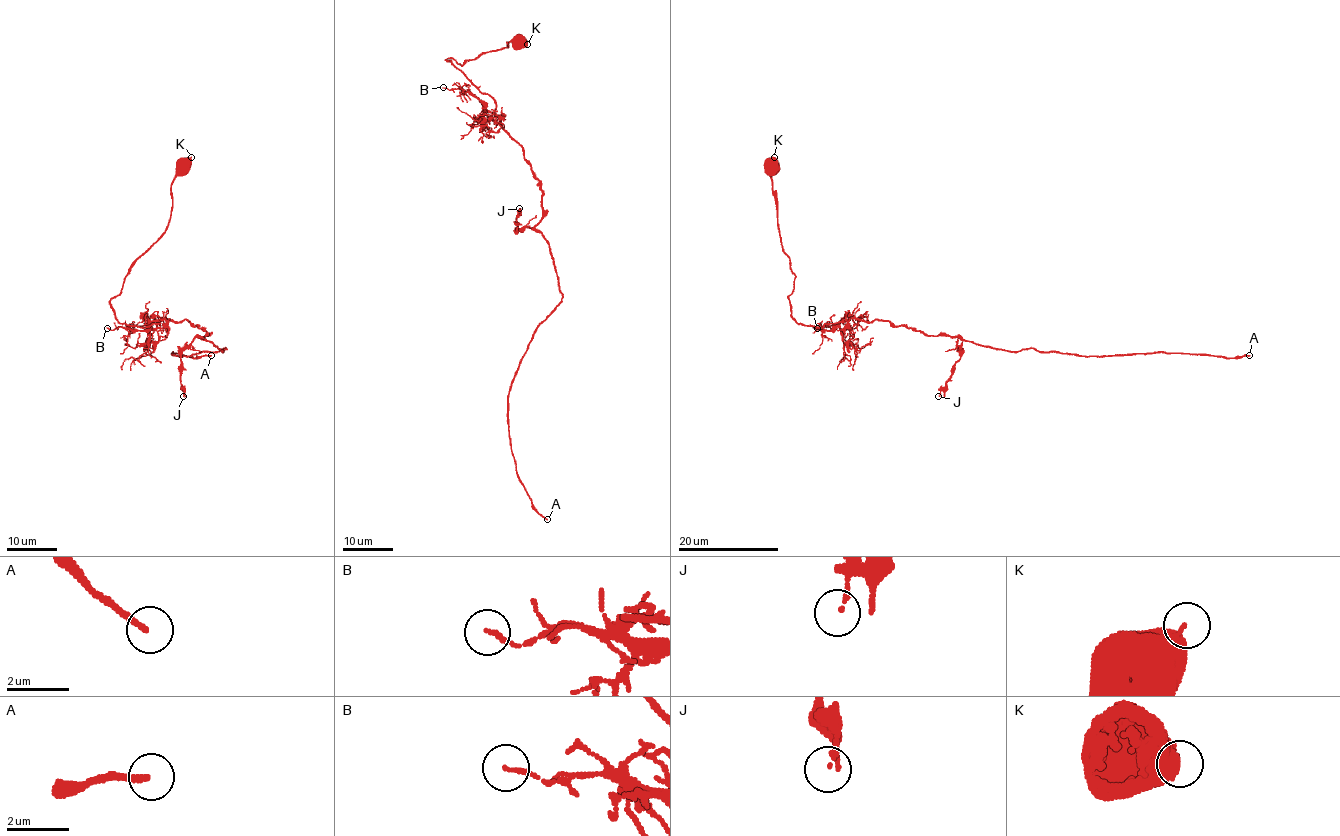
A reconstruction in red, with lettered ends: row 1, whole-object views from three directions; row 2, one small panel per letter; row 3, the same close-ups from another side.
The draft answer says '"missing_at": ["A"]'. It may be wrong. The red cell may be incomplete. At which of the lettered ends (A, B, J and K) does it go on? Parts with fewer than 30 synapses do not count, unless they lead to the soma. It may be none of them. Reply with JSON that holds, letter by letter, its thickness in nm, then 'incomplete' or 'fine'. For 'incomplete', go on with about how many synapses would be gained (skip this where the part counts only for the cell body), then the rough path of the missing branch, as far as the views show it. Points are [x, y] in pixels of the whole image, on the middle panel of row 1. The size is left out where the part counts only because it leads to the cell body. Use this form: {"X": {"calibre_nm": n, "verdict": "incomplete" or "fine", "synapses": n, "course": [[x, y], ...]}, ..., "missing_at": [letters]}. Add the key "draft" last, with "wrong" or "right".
{"A": {"calibre_nm": 190, "verdict": "incomplete", "synapses": 80}, "B": {"calibre_nm": 130, "verdict": "fine"}, "J": {"calibre_nm": 150, "verdict": "fine"}, "K": {"calibre_nm": 440, "verdict": "fine"}, "missing_at": ["A"], "draft": "right"}

